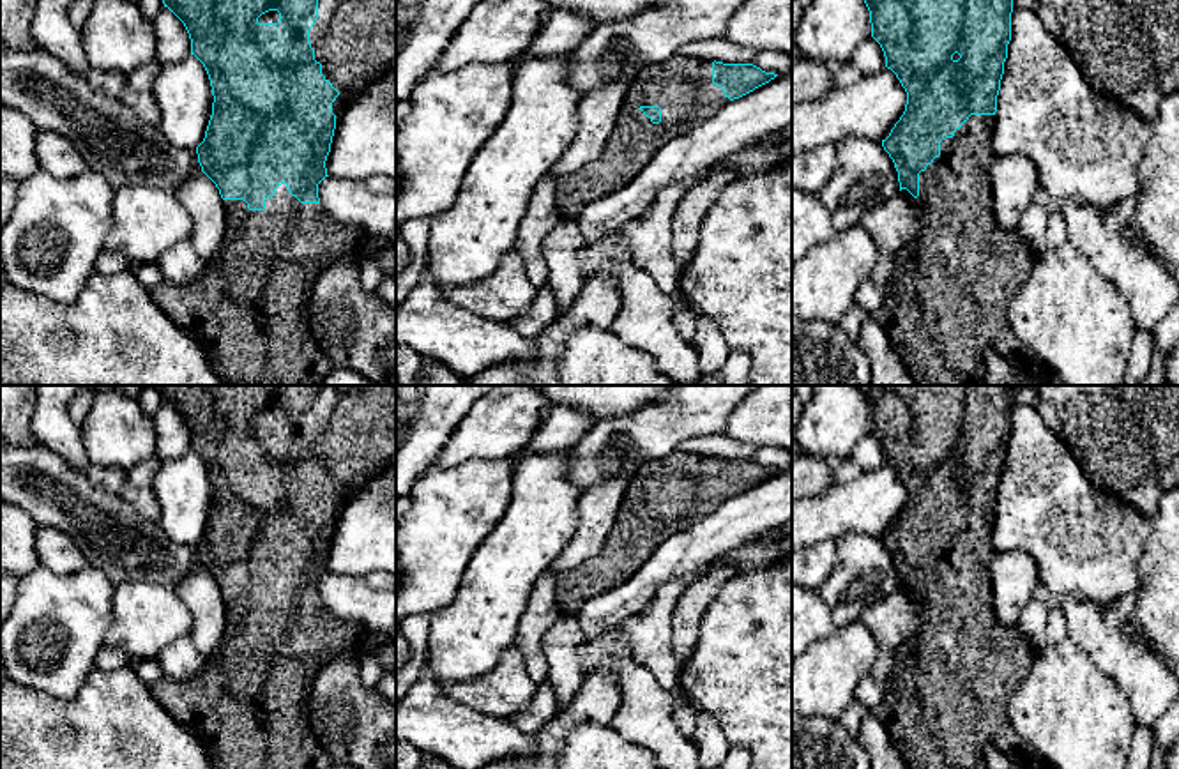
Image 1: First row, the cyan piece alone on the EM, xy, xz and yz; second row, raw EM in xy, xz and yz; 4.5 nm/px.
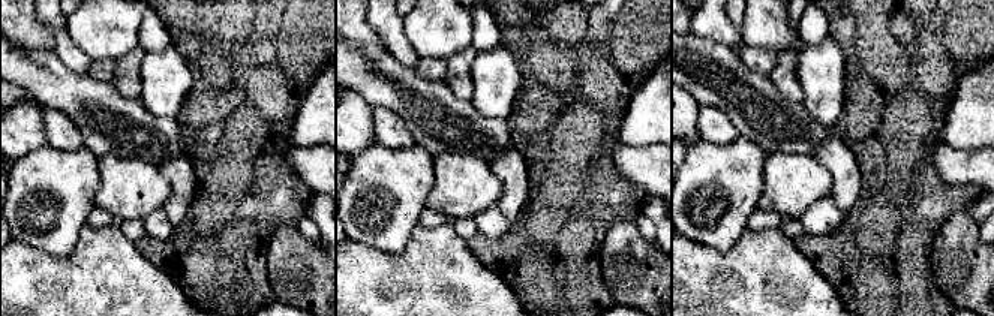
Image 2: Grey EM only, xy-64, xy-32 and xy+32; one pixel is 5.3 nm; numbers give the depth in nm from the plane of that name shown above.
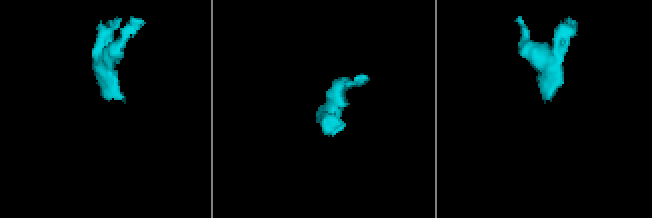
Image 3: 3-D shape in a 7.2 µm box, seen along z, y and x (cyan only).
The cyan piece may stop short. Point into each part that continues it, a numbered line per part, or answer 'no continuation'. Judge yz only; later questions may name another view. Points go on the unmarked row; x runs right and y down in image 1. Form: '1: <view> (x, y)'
1: yz (946, 697)

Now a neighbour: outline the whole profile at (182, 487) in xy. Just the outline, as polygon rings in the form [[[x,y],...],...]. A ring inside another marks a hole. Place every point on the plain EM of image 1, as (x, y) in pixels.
[[[194,451],[161,460],[154,491],[163,532],[177,544],[196,544],[205,534],[214,499],[203,460]]]

